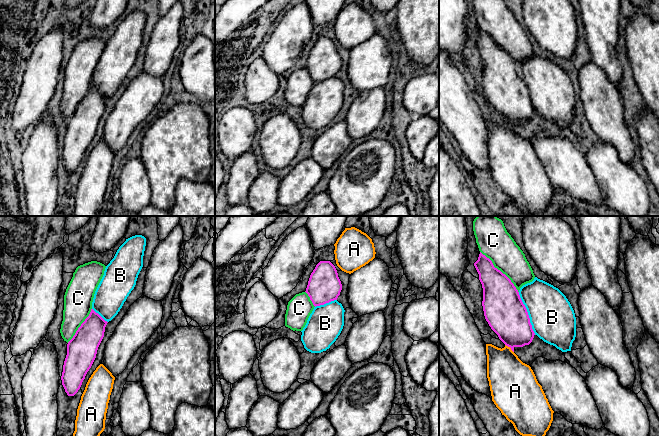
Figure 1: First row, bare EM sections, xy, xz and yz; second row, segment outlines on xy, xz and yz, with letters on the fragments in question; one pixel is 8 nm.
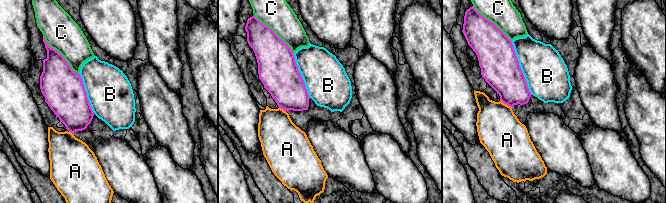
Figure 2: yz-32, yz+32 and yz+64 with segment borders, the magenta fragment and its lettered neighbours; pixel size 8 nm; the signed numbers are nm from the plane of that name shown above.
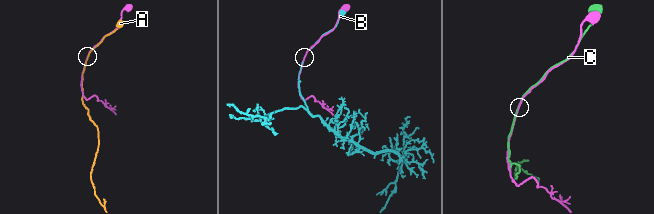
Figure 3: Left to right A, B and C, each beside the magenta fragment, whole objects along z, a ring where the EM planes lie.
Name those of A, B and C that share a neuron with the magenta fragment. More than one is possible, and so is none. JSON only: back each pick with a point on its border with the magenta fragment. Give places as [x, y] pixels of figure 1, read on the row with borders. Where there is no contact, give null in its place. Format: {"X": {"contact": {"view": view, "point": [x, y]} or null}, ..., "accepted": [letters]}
{"accepted": []}

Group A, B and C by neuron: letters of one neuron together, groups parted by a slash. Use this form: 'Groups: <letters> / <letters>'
Groups: A / B / C

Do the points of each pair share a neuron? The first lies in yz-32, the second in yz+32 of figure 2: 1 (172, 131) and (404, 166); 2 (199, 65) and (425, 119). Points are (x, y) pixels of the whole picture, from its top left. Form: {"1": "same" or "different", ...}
{"1": "different", "2": "different"}

